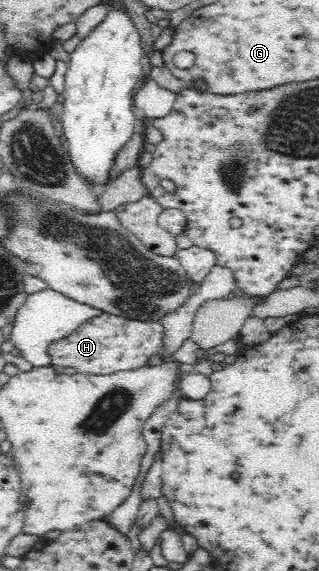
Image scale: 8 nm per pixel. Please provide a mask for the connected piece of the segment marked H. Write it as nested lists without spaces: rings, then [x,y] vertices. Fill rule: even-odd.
[[[98,310],[97,314],[81,322],[72,332],[51,340],[46,354],[51,368],[73,367],[82,374],[108,374],[117,370],[141,367],[163,347],[162,321],[137,320]]]

